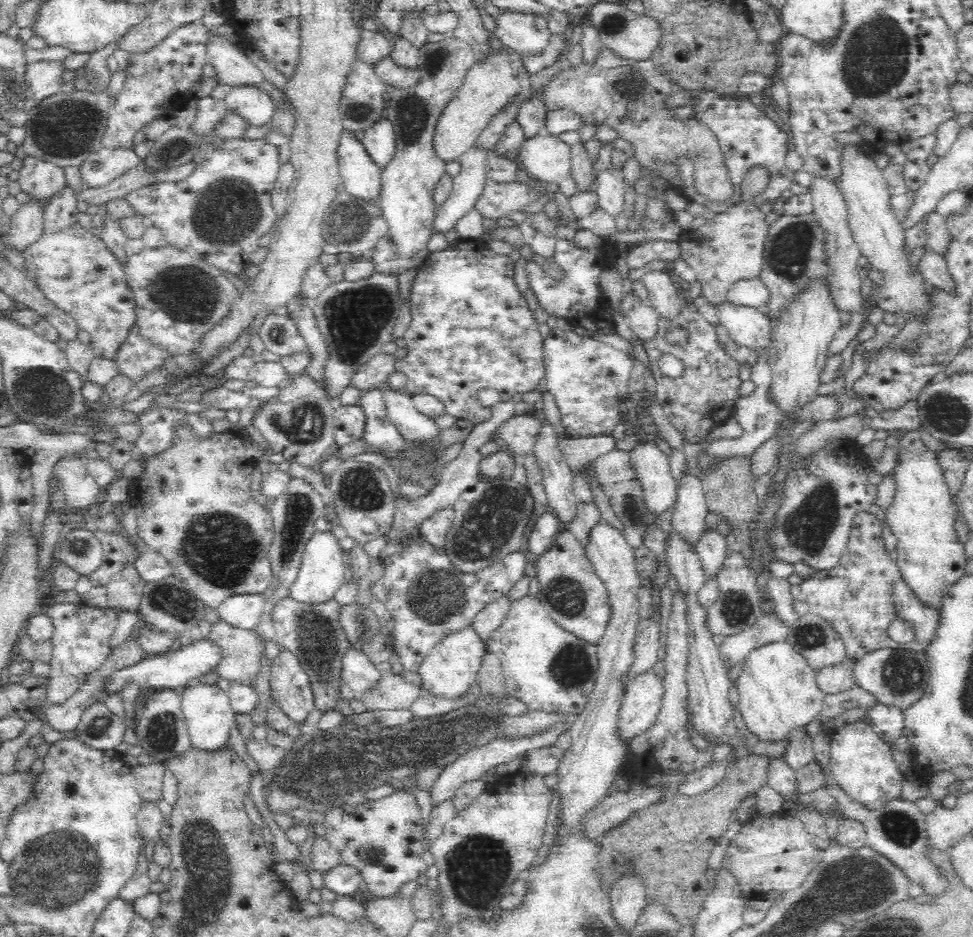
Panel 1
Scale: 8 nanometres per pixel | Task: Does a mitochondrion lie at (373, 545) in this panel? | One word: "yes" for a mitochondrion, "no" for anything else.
no

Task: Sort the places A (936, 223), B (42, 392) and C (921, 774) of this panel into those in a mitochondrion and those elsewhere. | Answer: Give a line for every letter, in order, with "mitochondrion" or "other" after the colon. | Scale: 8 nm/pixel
A: other
B: mitochondrion
C: other

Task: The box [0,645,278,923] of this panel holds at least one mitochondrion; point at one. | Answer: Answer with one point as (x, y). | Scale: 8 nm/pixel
(56, 872)

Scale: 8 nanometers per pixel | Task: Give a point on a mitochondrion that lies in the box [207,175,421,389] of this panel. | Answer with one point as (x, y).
(355, 318)

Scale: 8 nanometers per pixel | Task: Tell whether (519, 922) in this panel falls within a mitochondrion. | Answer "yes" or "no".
no

